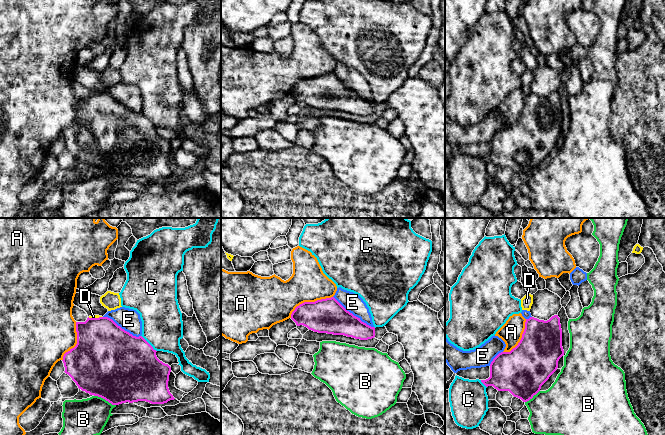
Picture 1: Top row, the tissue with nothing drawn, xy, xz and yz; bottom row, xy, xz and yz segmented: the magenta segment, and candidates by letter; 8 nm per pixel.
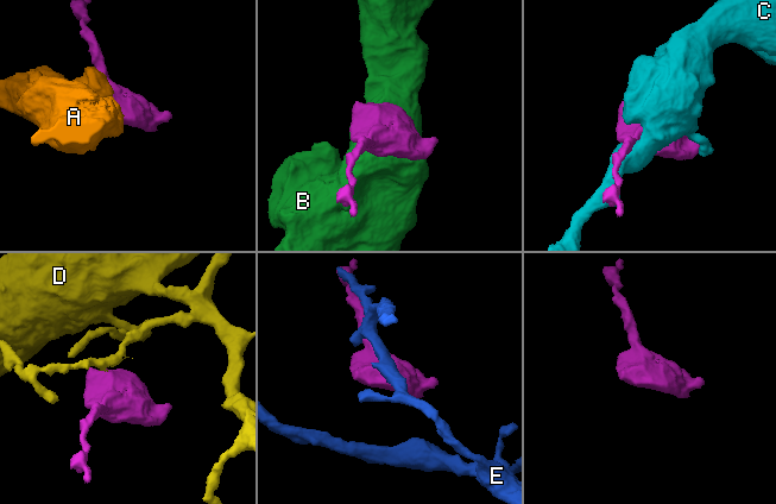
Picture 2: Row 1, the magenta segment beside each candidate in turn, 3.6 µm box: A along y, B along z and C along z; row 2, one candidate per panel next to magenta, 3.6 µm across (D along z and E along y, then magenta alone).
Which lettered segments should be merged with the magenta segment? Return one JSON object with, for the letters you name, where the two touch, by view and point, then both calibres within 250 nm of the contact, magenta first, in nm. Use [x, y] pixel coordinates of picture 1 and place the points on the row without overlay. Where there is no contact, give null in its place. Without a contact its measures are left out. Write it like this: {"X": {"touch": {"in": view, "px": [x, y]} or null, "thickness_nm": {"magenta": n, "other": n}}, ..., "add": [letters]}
{"add": []}

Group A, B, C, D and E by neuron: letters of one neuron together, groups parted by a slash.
A / B / C / D / E

